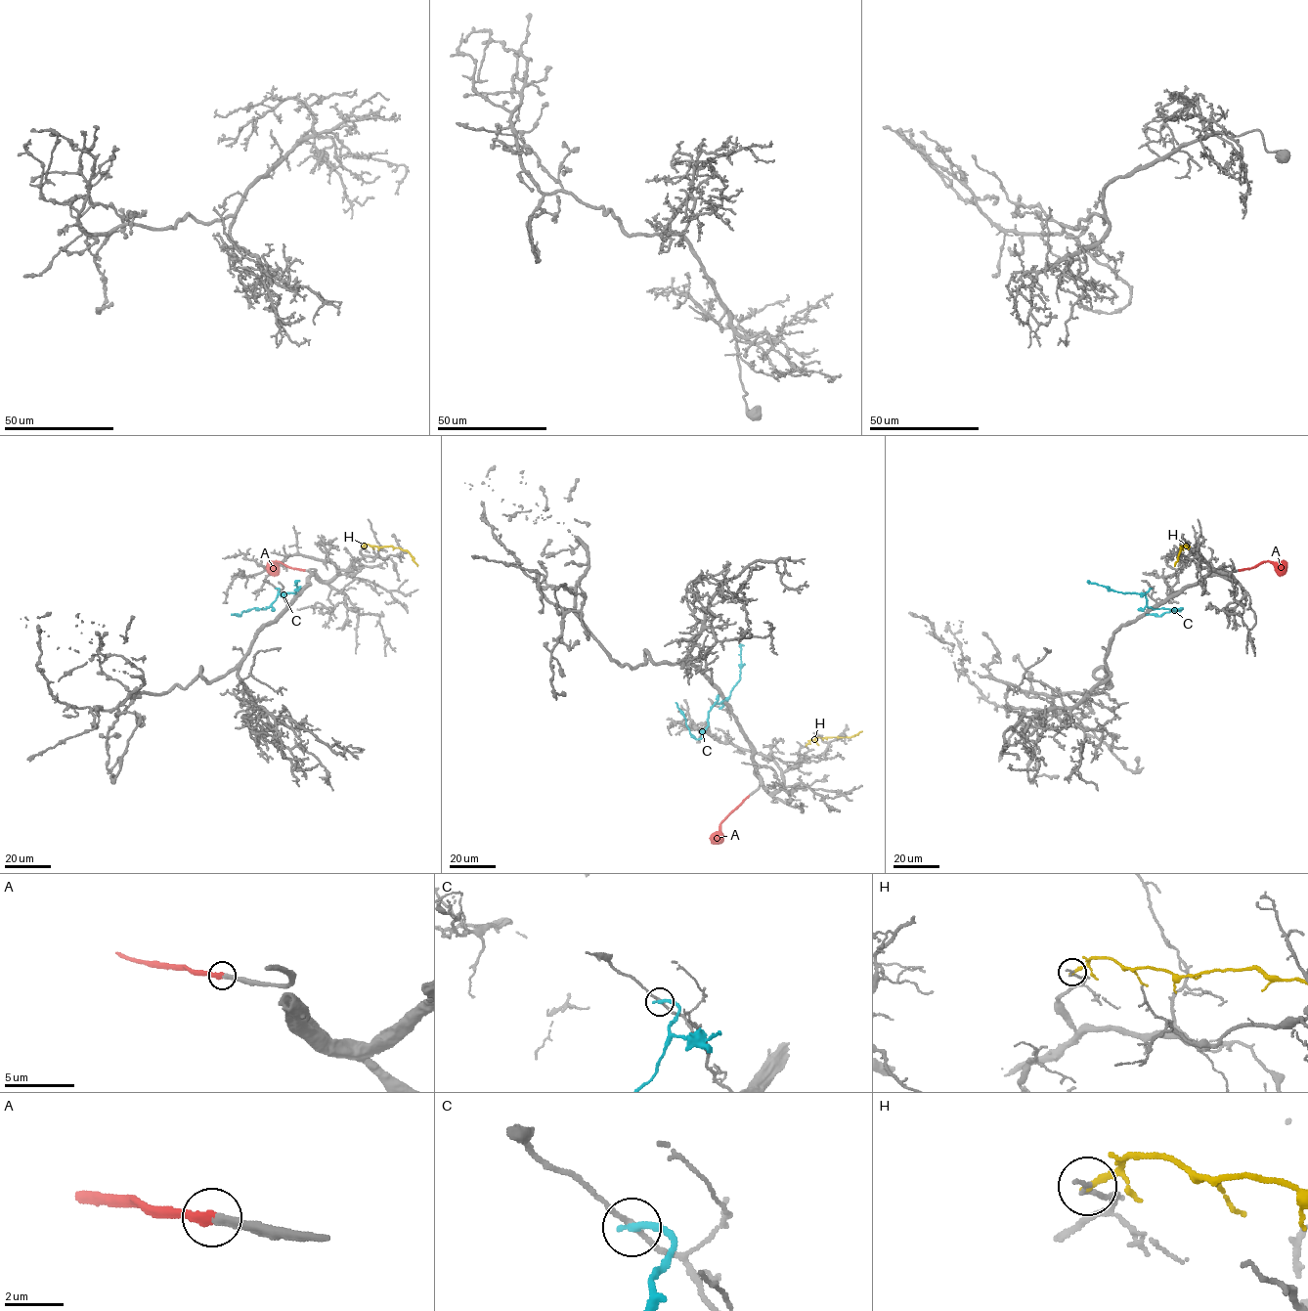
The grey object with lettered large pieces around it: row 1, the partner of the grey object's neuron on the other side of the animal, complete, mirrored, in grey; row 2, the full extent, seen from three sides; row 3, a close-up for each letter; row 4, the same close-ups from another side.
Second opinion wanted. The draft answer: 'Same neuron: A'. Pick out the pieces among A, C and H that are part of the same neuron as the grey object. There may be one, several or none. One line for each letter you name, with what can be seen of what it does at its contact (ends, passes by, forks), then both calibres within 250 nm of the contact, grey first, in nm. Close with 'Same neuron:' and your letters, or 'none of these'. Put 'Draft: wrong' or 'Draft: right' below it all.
A: it ends | 300/360 nm
Same neuron: A
Draft: right

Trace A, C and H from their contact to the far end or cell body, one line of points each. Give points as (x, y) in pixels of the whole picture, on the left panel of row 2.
A: (304, 570), (277, 561), (269, 565), (270, 569)
C: (276, 589), (280, 589), (269, 608), (252, 608), (241, 612), (239, 616), (231, 615)
H: (362, 546), (400, 547), (411, 555), (417, 566)

